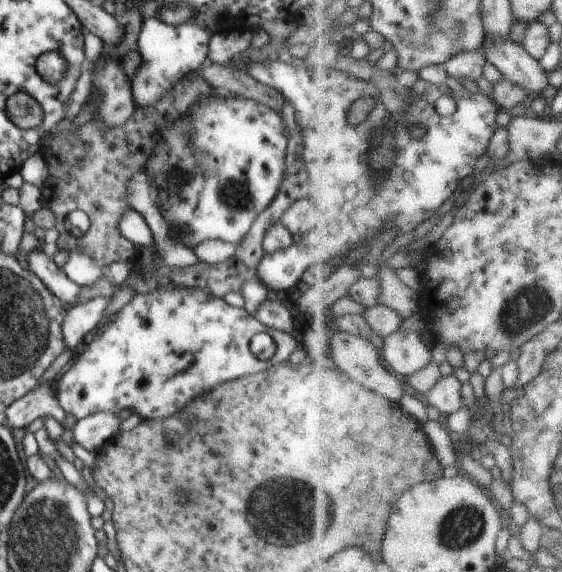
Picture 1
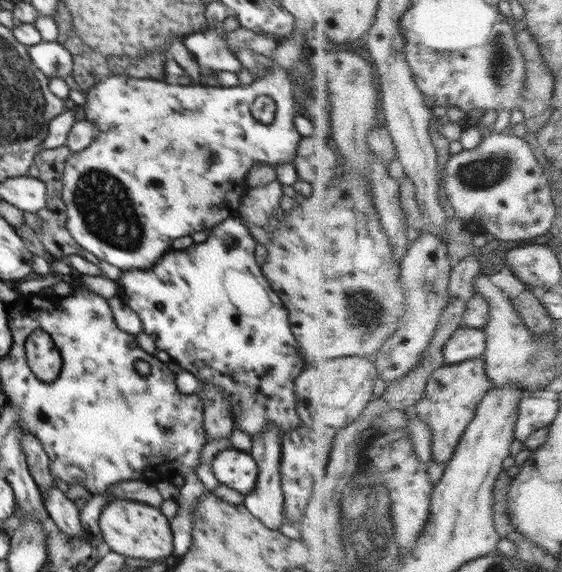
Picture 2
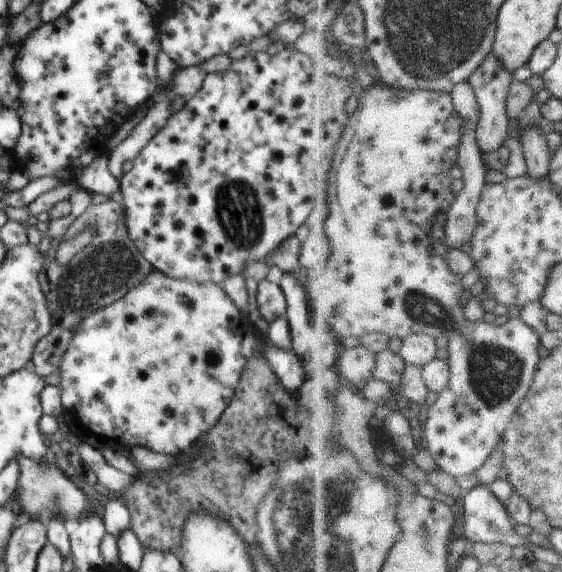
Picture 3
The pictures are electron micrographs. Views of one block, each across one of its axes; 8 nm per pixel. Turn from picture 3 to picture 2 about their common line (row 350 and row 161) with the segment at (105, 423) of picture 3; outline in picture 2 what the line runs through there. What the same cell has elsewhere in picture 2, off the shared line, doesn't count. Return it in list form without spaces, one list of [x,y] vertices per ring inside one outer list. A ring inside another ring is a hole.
[[[274,62],[274,68],[270,68],[268,76],[256,78],[250,84],[242,84],[234,87],[212,87],[200,84],[198,86],[179,85],[172,80],[142,79],[138,77],[128,77],[125,75],[107,76],[97,82],[92,88],[86,90],[86,102],[84,104],[84,118],[88,122],[93,122],[98,129],[96,138],[84,150],[71,152],[66,160],[62,171],[61,199],[67,208],[67,229],[72,238],[87,252],[98,256],[100,260],[110,262],[116,268],[122,270],[148,270],[153,268],[162,254],[170,248],[174,238],[180,236],[192,236],[200,230],[211,229],[219,222],[226,220],[238,213],[238,206],[243,196],[248,192],[245,178],[247,172],[255,162],[268,163],[276,166],[283,162],[292,162],[302,135],[296,130],[293,120],[307,105],[295,92],[289,73]],[[258,96],[270,96],[275,101],[276,111],[274,120],[270,124],[260,123],[252,116],[250,106]]]

